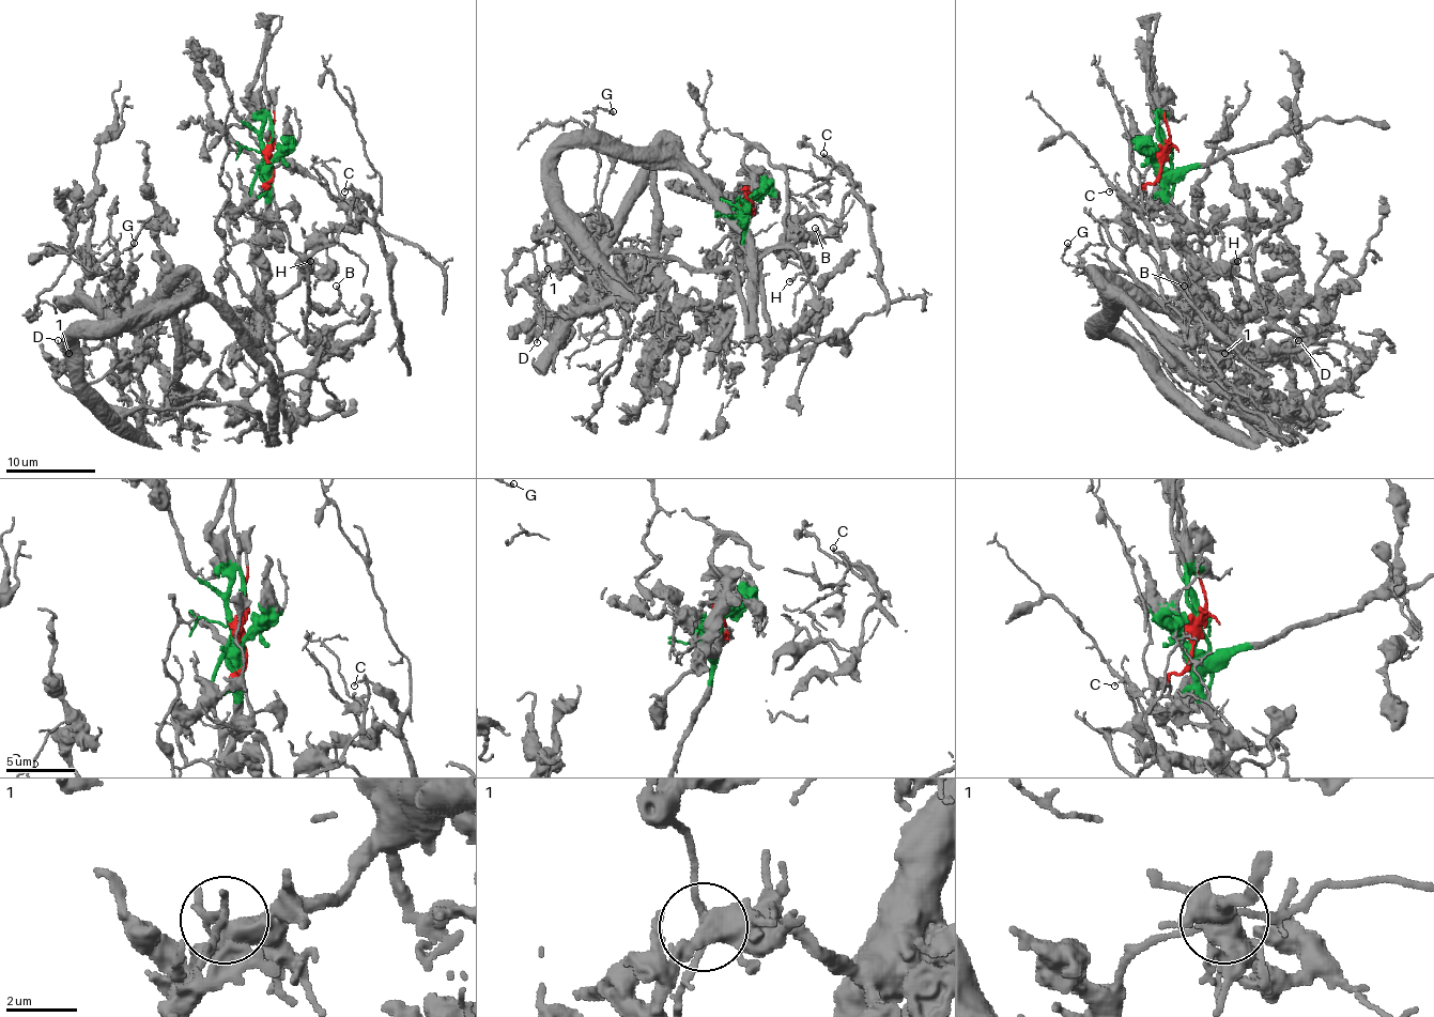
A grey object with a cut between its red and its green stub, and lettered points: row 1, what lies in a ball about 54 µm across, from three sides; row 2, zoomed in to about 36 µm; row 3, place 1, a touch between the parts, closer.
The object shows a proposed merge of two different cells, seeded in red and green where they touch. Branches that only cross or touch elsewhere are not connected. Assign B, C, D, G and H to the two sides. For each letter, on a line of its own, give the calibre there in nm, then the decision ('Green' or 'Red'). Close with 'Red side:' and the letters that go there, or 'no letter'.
B: Thickness 180 nm. Red
C: Thickness 100 nm. Red
D: Thickness 170 nm. Red
G: Thickness 150 nm. Red
H: Thickness 280 nm. Green
Red side: B, C, D, G

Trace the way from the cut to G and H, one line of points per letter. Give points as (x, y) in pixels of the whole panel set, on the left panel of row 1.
G: (266, 154), (264, 220), (307, 274), (305, 369), (104, 416), (83, 389), (116, 359), (109, 276), (134, 243)
H: (266, 154), (266, 217), (260, 249), (264, 288), (276, 294), (284, 294), (303, 276), (327, 270), (309, 261)

